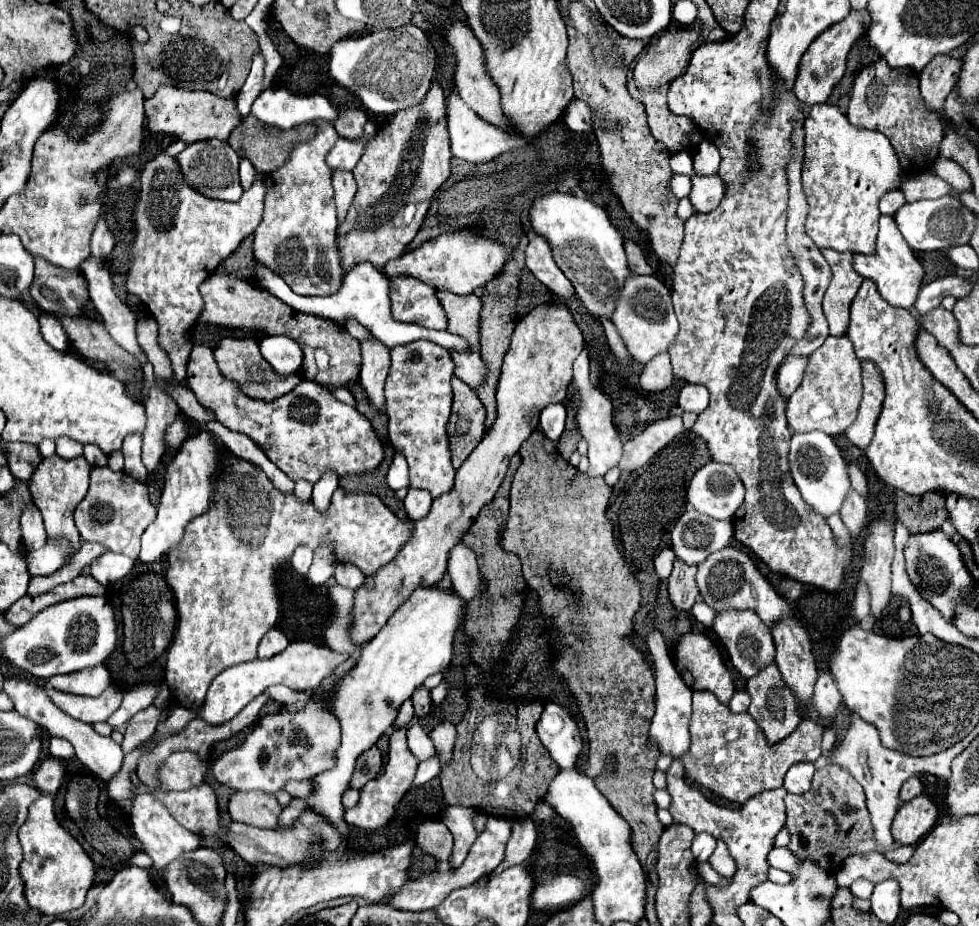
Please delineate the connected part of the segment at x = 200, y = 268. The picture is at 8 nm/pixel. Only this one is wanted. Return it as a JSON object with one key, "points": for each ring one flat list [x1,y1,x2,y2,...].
{"points":[[157,154,149,160,141,172,141,196,135,208,135,242,131,250,131,268,127,276,127,292,147,304,151,316,159,326,157,342,167,352,173,368,173,378,155,378,145,402,147,428,143,434,143,464,153,472,165,452,165,430,173,424,179,406,167,396,165,386,183,384,187,378,187,360,193,344,189,342,189,330,197,322,203,310,203,298,199,286,211,276,219,264,235,252,235,248,251,236,263,218,263,174,251,190,243,192,239,202,211,200,195,192,185,180,179,162,173,156]]}

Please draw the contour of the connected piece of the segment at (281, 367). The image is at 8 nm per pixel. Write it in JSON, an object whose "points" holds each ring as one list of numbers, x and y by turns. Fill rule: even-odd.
{"points":[[265,336,259,346,261,346,263,358,271,364,271,368,277,374,289,376,301,370,303,350,295,340,287,336]]}

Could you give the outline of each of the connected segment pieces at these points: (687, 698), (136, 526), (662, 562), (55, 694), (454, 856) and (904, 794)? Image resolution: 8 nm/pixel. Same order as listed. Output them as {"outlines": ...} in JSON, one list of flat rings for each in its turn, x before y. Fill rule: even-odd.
{"outlines":[[[653,630,647,636,647,646,651,650,653,662,655,662,655,674,657,674,657,712,651,722,651,740,657,742,659,752,671,754,673,758,681,758,689,750,689,718,691,718,691,694,693,690,683,682,681,674,675,670,673,660,669,656,667,644,663,636]],[[93,468,89,492,75,508,75,526,85,542,99,542,111,552,119,552,137,560,141,550,141,534,155,520,155,516,157,510,149,500,145,484,137,482,125,472]],[[663,550,663,552,655,558,655,572,657,572,659,580,667,580,667,578,669,578,671,568,673,568,673,560,675,560,673,550]],[[47,686,47,696,51,702,61,708,65,714,69,714,75,720,95,724,101,720,107,720,111,712,115,712,121,704,121,692,113,686,109,686,99,698,89,698,89,696,77,696,77,694,67,694,59,692,51,686]],[[449,806,445,812,443,812,443,824,451,830,453,834,453,852,451,852,451,866,459,866,463,864,471,844,475,842,477,838,477,830,473,826,473,814,477,810,471,810,471,808,465,808,465,806]],[[909,778,909,780,903,784,903,788,901,788,901,800,903,800,903,802,909,802,909,800,913,800,915,796,919,796,921,792,923,792,923,786,921,786,919,778]]]}

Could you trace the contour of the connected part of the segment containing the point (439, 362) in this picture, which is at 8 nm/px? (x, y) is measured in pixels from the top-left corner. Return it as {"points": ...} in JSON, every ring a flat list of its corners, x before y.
{"points":[[417,340,391,348,391,370,385,382,389,440,393,448,399,448,399,452,403,452,407,458,411,488,427,490,433,498,449,492,455,480,449,438,445,432,453,402,451,376,451,354,429,340]]}

